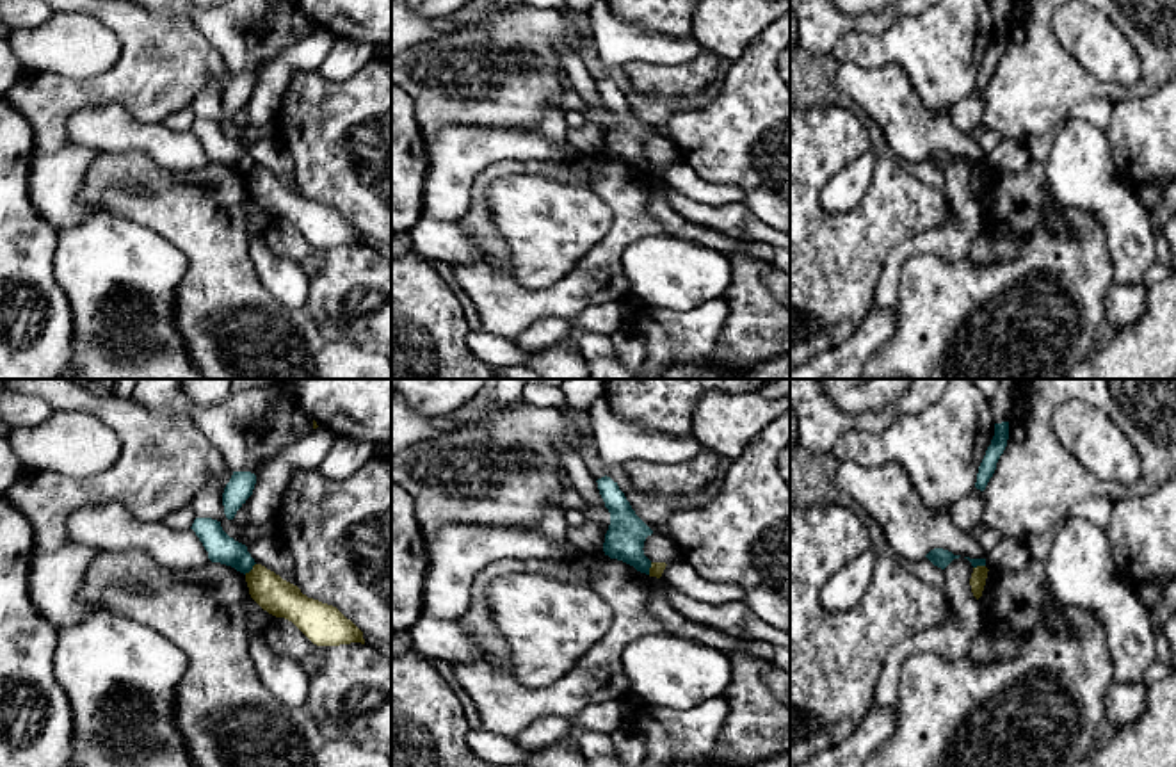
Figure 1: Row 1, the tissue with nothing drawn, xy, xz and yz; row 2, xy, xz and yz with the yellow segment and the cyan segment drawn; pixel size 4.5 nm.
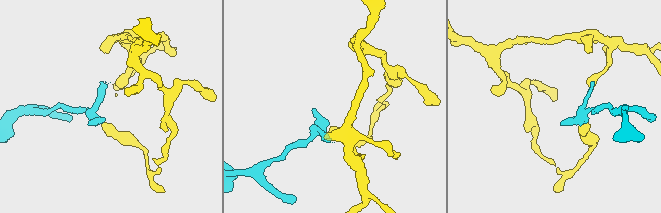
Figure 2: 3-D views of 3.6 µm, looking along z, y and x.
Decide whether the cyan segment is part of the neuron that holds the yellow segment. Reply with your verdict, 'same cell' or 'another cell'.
another cell

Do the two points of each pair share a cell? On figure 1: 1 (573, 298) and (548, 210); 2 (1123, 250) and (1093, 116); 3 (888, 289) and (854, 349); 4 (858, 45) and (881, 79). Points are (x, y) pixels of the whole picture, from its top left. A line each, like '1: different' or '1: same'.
1: different
2: different
3: different
4: different

